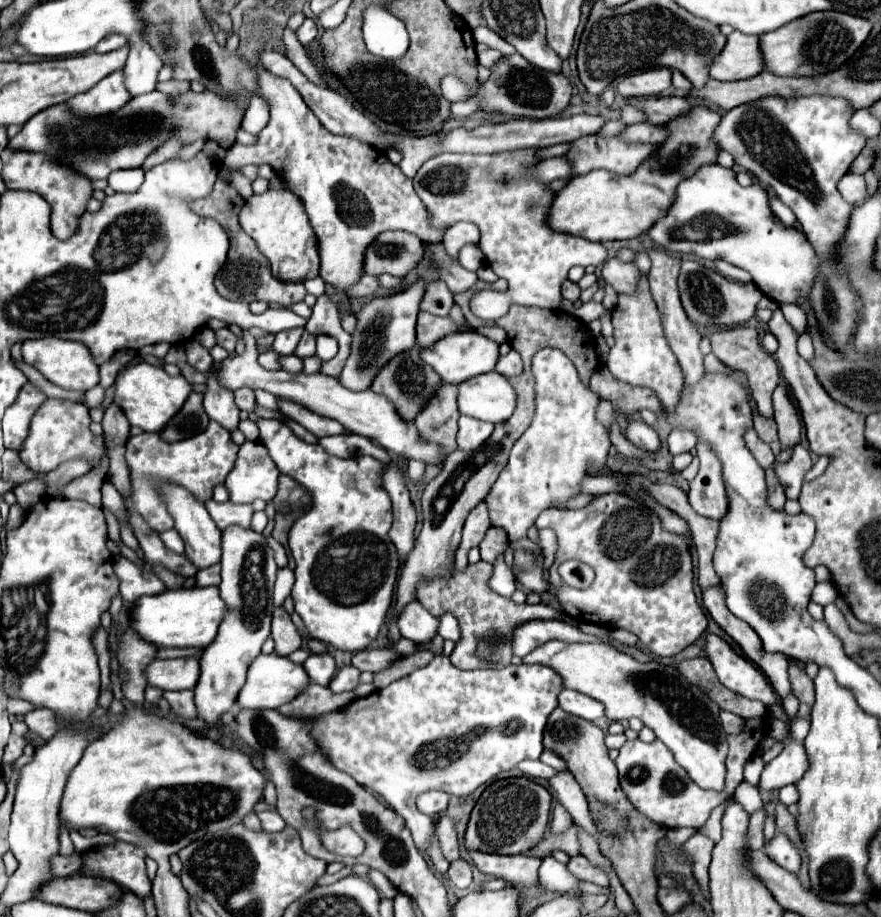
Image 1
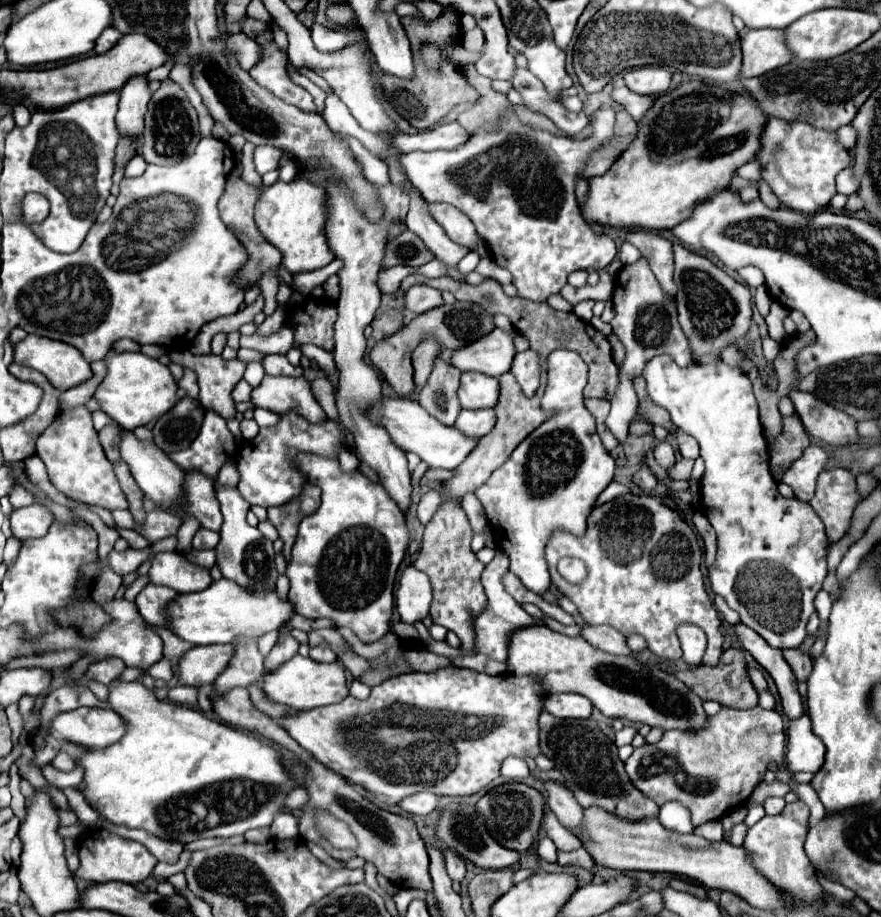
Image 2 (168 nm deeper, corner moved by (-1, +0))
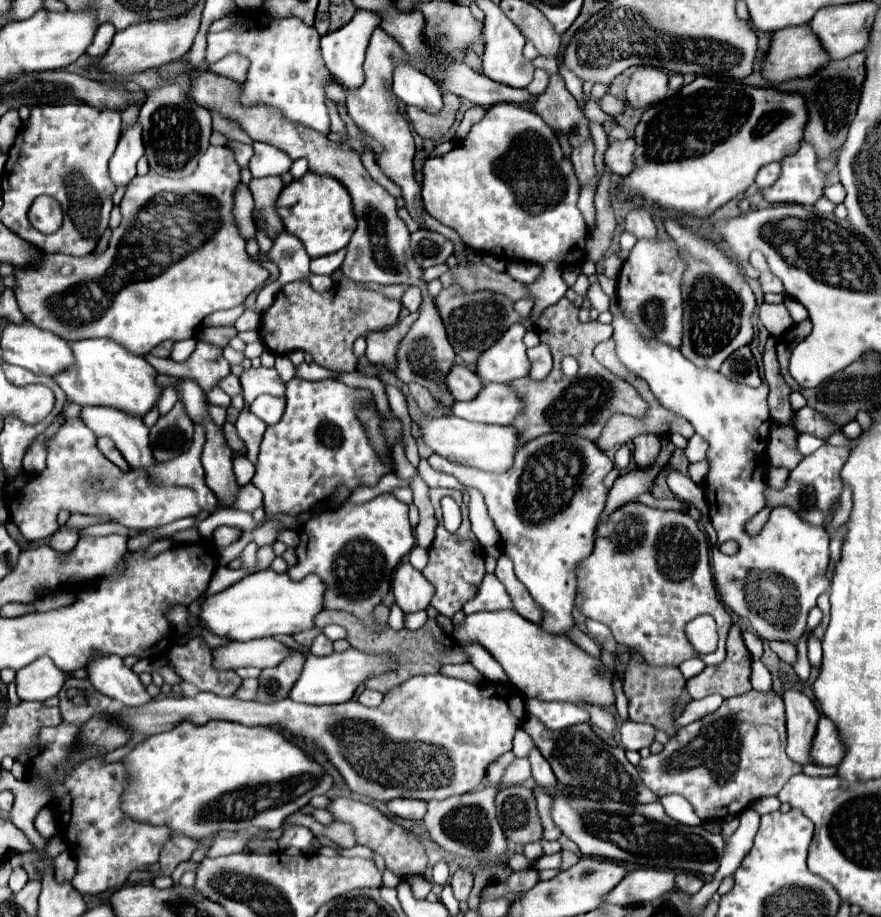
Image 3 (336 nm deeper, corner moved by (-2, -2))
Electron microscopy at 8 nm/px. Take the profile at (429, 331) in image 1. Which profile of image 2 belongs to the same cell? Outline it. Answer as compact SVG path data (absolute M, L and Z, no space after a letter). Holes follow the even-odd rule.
M425 340L415 348L411 360L413 360L413 368L415 368L413 380L415 380L415 386L417 386L417 392L425 386L425 382L431 374L433 360L437 358L439 352L441 352L441 346L435 340Z

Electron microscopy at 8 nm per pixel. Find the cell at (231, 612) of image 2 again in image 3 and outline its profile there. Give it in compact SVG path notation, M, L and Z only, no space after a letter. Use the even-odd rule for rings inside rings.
M268 568L242 578L214 596L204 598L198 620L206 630L228 640L254 640L278 634L292 636L312 628L312 618L322 610L322 594L324 584L316 574L294 582L288 578L288 574L276 574Z

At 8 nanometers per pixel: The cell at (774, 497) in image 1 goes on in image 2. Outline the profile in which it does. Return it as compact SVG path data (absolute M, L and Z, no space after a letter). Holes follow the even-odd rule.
M793 414L793 418L783 418L781 434L769 440L771 466L791 466L809 444L811 440L799 422L799 416Z

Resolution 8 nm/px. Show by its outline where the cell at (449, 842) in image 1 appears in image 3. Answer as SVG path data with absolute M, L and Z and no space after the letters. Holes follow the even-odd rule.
M458 868L450 880L450 886L454 890L456 900L466 900L472 890L472 872L468 868Z

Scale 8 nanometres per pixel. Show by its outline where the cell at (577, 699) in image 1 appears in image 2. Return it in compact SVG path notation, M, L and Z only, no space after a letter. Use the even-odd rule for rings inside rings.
M553 694L545 698L543 710L555 718L589 718L593 706L581 694Z

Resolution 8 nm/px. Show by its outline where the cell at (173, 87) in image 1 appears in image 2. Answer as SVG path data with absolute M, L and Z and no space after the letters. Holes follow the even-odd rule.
M165 78L159 86L159 90L151 96L149 108L145 114L145 130L143 130L143 144L141 144L141 156L147 164L159 164L159 166L173 166L175 162L181 162L183 158L191 156L195 152L195 146L201 140L197 112L187 100L185 92L179 84Z

